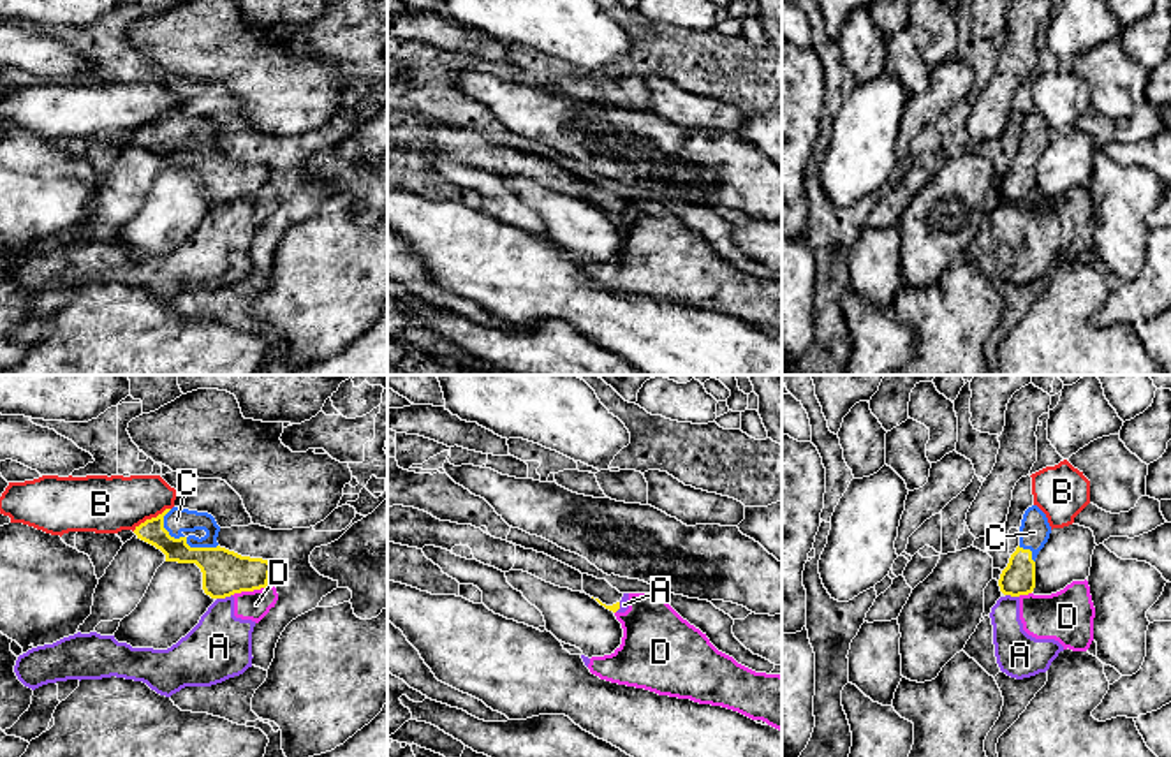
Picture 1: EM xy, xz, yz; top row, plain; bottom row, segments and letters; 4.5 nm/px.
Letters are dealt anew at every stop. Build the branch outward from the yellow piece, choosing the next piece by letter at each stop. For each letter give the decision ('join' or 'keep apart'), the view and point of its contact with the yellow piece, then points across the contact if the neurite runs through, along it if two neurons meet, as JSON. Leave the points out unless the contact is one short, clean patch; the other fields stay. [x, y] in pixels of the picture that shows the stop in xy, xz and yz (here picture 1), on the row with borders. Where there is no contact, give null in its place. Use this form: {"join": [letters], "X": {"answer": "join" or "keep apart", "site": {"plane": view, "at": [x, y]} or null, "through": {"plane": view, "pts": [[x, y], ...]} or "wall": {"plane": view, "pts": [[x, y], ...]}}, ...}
{"join": ["C"], "A": {"answer": "keep apart", "site": {"plane": "xy", "at": [224, 597]}, "wall": {"plane": "xy", "pts": [[231, 594], [217, 599]]}}, "B": {"answer": "keep apart", "site": {"plane": "xy", "at": [152, 518]}, "wall": {"plane": "xy", "pts": [[169, 507], [147, 518], [132, 530]]}}, "C": {"answer": "join", "site": {"plane": "xy", "at": [185, 539]}}, "D": {"answer": "keep apart", "site": {"plane": "xy", "at": [249, 590]}, "wall": {"plane": "xy", "pts": [[266, 585], [233, 595]]}}}

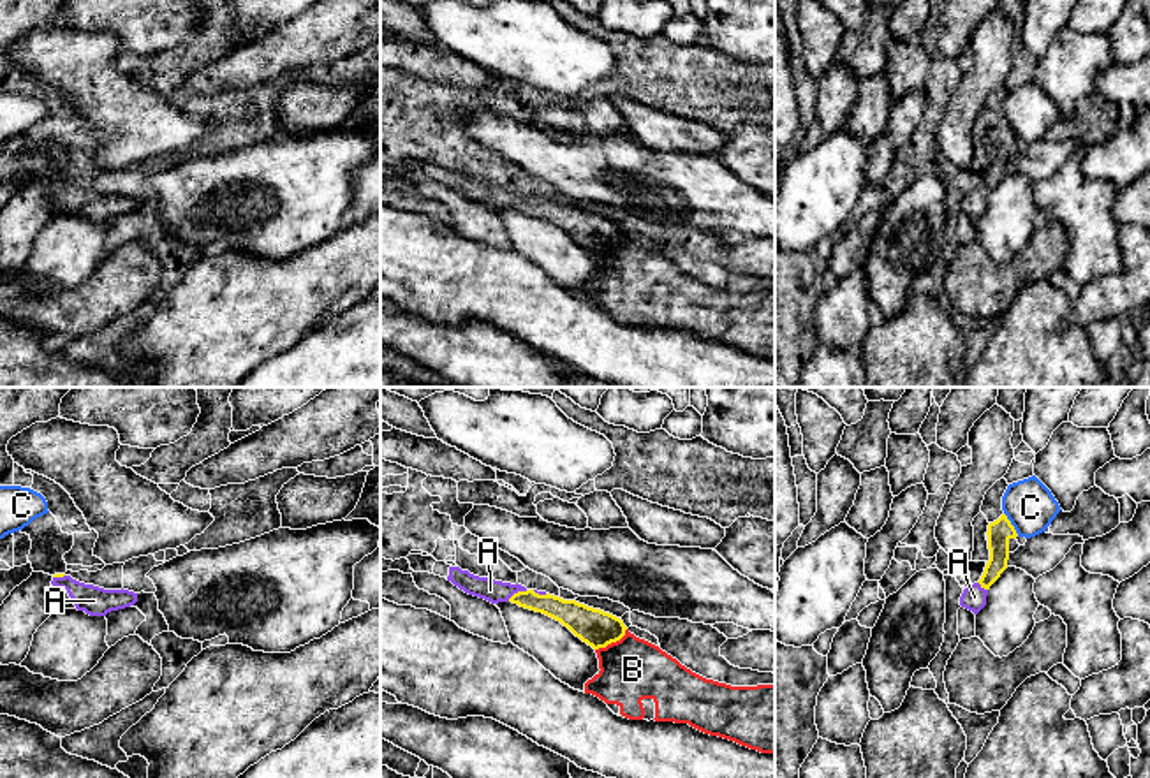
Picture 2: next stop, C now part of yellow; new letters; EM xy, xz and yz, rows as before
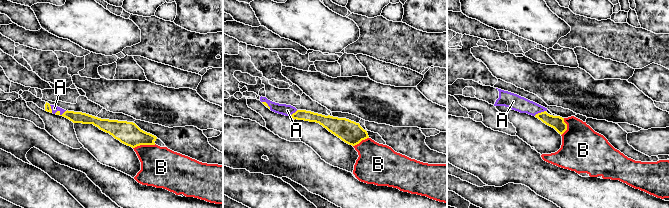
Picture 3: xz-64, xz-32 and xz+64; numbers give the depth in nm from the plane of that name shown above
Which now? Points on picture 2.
{"join": ["A"], "A": {"answer": "join", "site": {"plane": "xz", "at": [518, 592]}}, "B": {"answer": "keep apart", "site": {"plane": "xz", "at": [611, 641]}}, "C": {"answer": "keep apart", "site": {"plane": "yz", "at": [1011, 525]}}}

